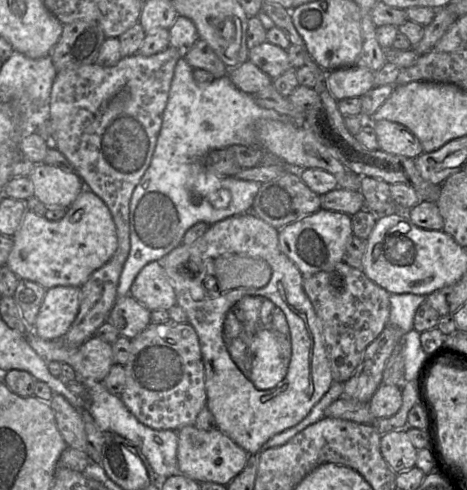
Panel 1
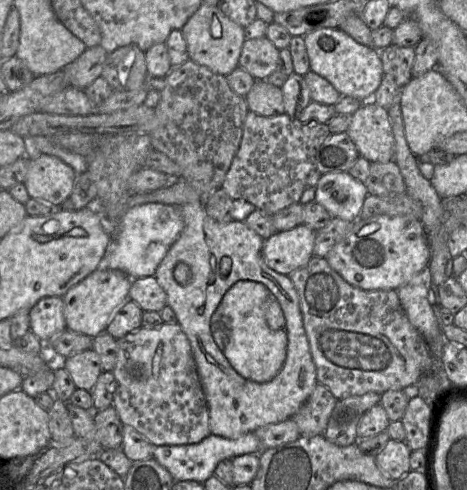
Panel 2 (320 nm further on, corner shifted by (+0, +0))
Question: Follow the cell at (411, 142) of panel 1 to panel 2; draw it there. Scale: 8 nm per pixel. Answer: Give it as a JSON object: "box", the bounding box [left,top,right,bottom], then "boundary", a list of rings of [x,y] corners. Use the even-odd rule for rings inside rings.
{"box":[346,100,394,162],"boundary":[[[369,100],[363,102],[351,115],[346,132],[359,155],[369,162],[394,161],[394,136],[385,108]]]}

